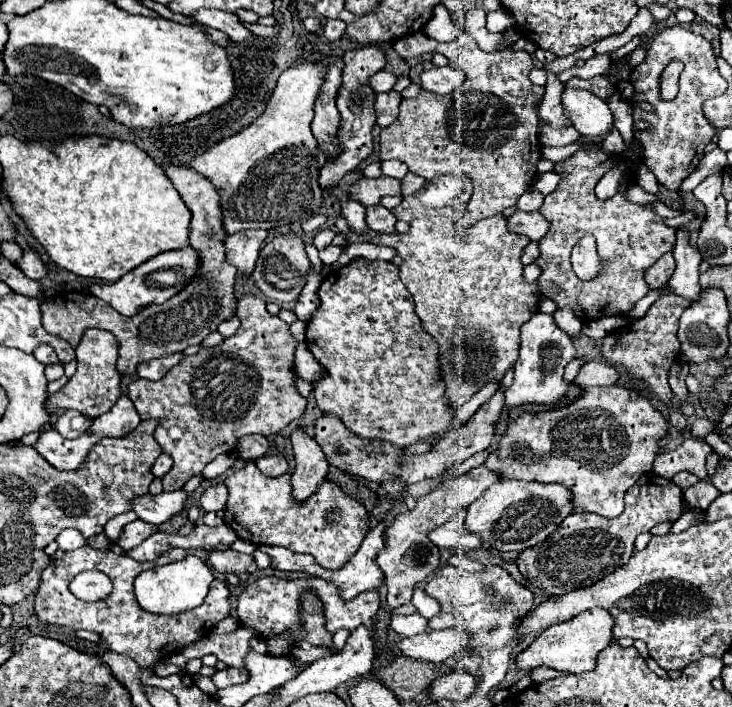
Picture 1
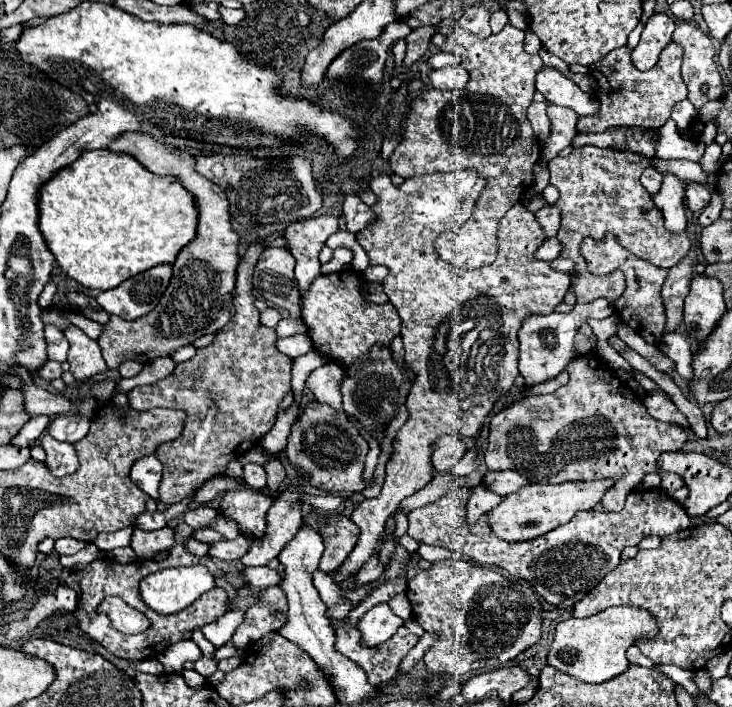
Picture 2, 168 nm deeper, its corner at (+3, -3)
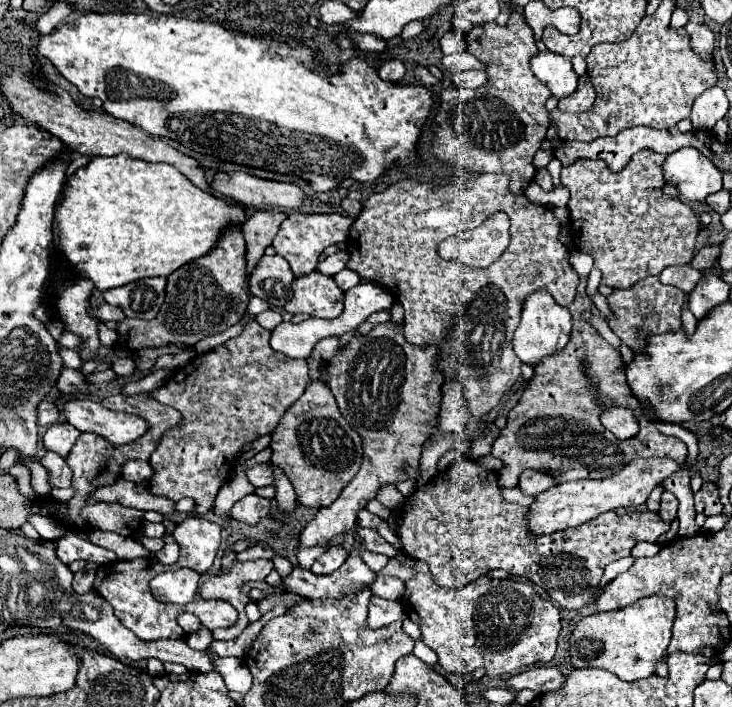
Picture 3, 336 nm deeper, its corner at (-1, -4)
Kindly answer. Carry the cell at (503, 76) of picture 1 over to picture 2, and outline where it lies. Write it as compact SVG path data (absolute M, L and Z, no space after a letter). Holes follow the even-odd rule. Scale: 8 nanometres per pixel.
M505 24L505 28L499 34L491 34L485 40L479 40L471 32L463 30L461 26L455 26L453 32L447 36L447 42L443 44L443 52L451 52L461 58L463 66L469 72L469 82L465 92L463 90L425 90L419 96L413 98L411 110L405 124L405 136L401 144L395 148L395 152L389 158L389 166L395 174L403 178L421 176L429 172L449 172L449 170L463 170L471 168L483 174L487 178L487 186L483 188L483 194L475 202L475 210L471 218L449 232L443 232L435 240L437 254L459 268L479 268L485 264L491 264L497 256L497 222L503 218L503 214L523 200L529 186L533 186L533 166L539 160L539 140L535 138L531 124L527 120L527 106L533 102L535 92L535 76L539 68L543 68L543 62L539 56L529 56L523 50L525 32Z

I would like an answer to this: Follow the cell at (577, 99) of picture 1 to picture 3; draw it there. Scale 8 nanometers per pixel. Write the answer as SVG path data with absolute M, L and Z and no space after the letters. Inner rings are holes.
M543 51L531 57L531 71L541 79L555 97L567 97L577 89L577 73L567 57L561 57L551 51Z

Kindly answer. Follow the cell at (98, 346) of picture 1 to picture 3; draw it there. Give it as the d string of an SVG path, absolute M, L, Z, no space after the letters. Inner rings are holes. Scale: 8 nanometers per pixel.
M77 279L57 297L57 313L65 323L65 329L77 333L83 339L83 351L79 355L85 361L89 361L99 347L99 335L97 335L99 321L89 315L91 307L89 299L93 289L95 285L89 283L89 279Z

